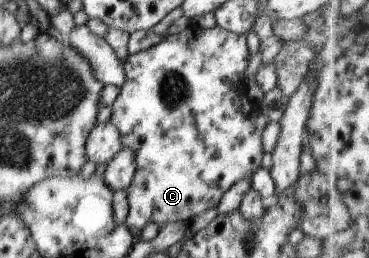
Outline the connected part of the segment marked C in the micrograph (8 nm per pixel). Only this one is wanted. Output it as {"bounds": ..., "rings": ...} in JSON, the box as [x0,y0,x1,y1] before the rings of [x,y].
{"bounds":[109,24,270,237],"rings":[[[192,24],[178,34],[166,36],[159,44],[130,55],[126,62],[123,62],[126,82],[119,88],[120,92],[111,104],[109,121],[120,132],[123,148],[130,148],[134,152],[134,160],[136,160],[134,178],[126,189],[128,216],[125,225],[133,237],[140,234],[148,223],[156,223],[161,227],[168,222],[185,221],[189,223],[192,220],[197,220],[197,216],[200,216],[202,212],[217,208],[224,192],[229,190],[238,180],[250,178],[261,167],[262,155],[265,153],[262,144],[262,132],[270,120],[261,110],[260,102],[250,100],[248,97],[248,84],[245,83],[244,72],[251,56],[246,46],[246,37],[245,34],[232,34],[232,32],[220,28],[218,25],[210,29],[202,29]]]}

